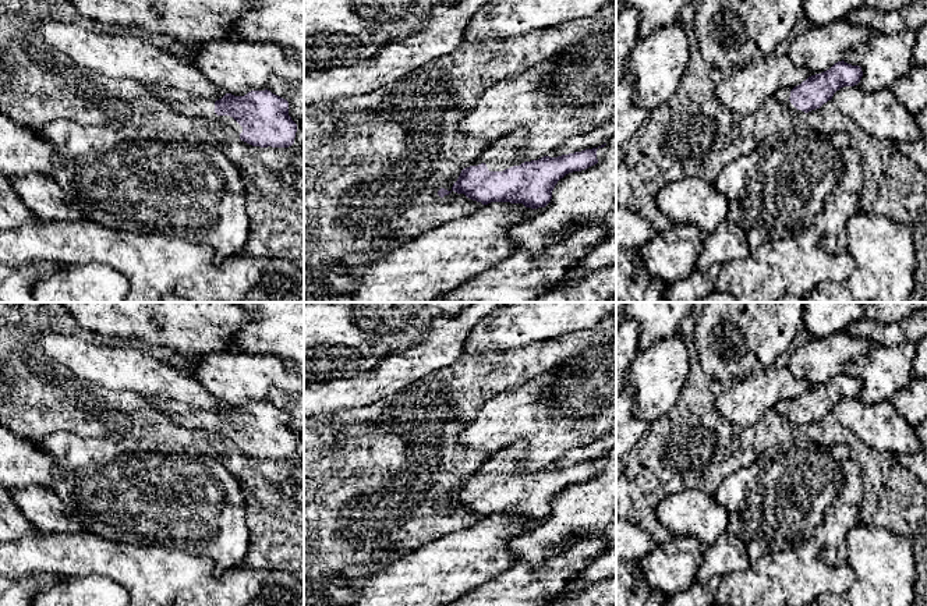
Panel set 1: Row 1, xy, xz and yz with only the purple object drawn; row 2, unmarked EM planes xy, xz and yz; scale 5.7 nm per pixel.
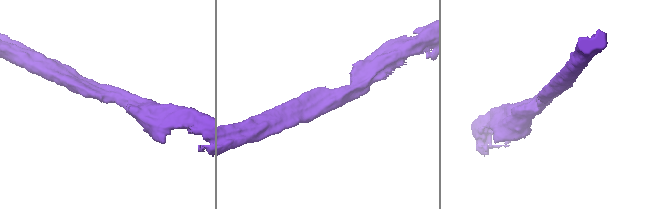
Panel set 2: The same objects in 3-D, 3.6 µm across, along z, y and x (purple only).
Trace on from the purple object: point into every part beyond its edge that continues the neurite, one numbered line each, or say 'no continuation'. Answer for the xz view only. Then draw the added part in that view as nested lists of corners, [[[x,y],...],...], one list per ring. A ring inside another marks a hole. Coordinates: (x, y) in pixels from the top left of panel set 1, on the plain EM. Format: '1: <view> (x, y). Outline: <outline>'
1: xz (498, 470). Outline: [[[499,453],[484,461],[471,478],[478,478],[481,475],[485,475],[489,483],[503,483],[521,476],[521,474]]]

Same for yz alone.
1: yz (782, 407). Outline: [[[782,398],[775,404],[775,412],[778,415],[781,415],[782,418],[785,418],[789,424],[795,425],[795,426],[806,426],[802,422],[797,422],[789,412],[790,410],[790,403],[793,401],[793,398]]]

